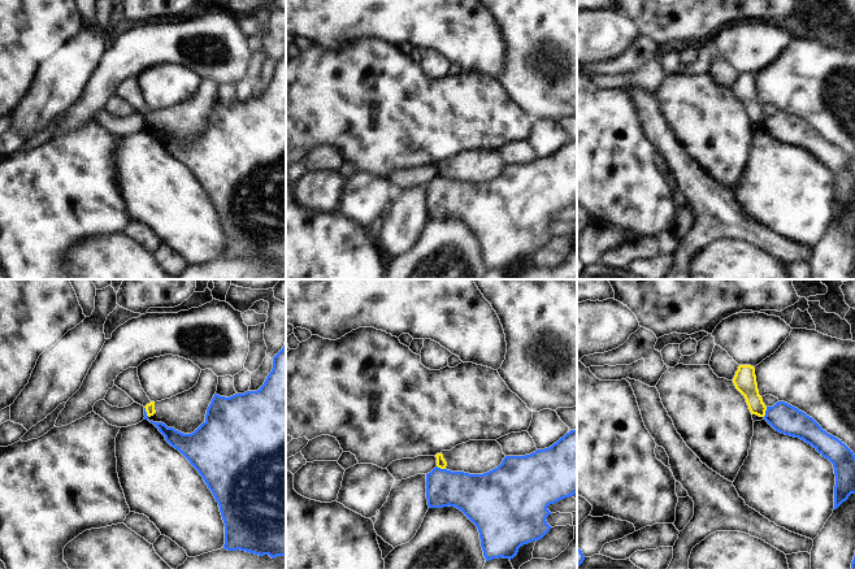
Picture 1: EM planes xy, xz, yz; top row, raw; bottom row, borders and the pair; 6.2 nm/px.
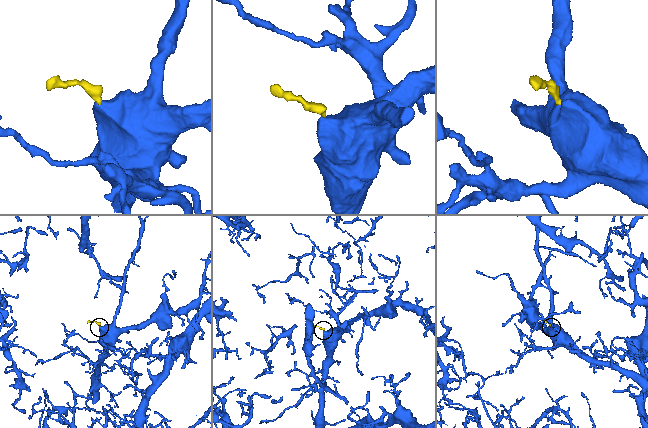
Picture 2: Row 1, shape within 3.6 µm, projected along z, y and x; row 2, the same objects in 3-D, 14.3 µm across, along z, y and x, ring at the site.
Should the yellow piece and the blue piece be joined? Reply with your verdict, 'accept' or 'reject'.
reject

